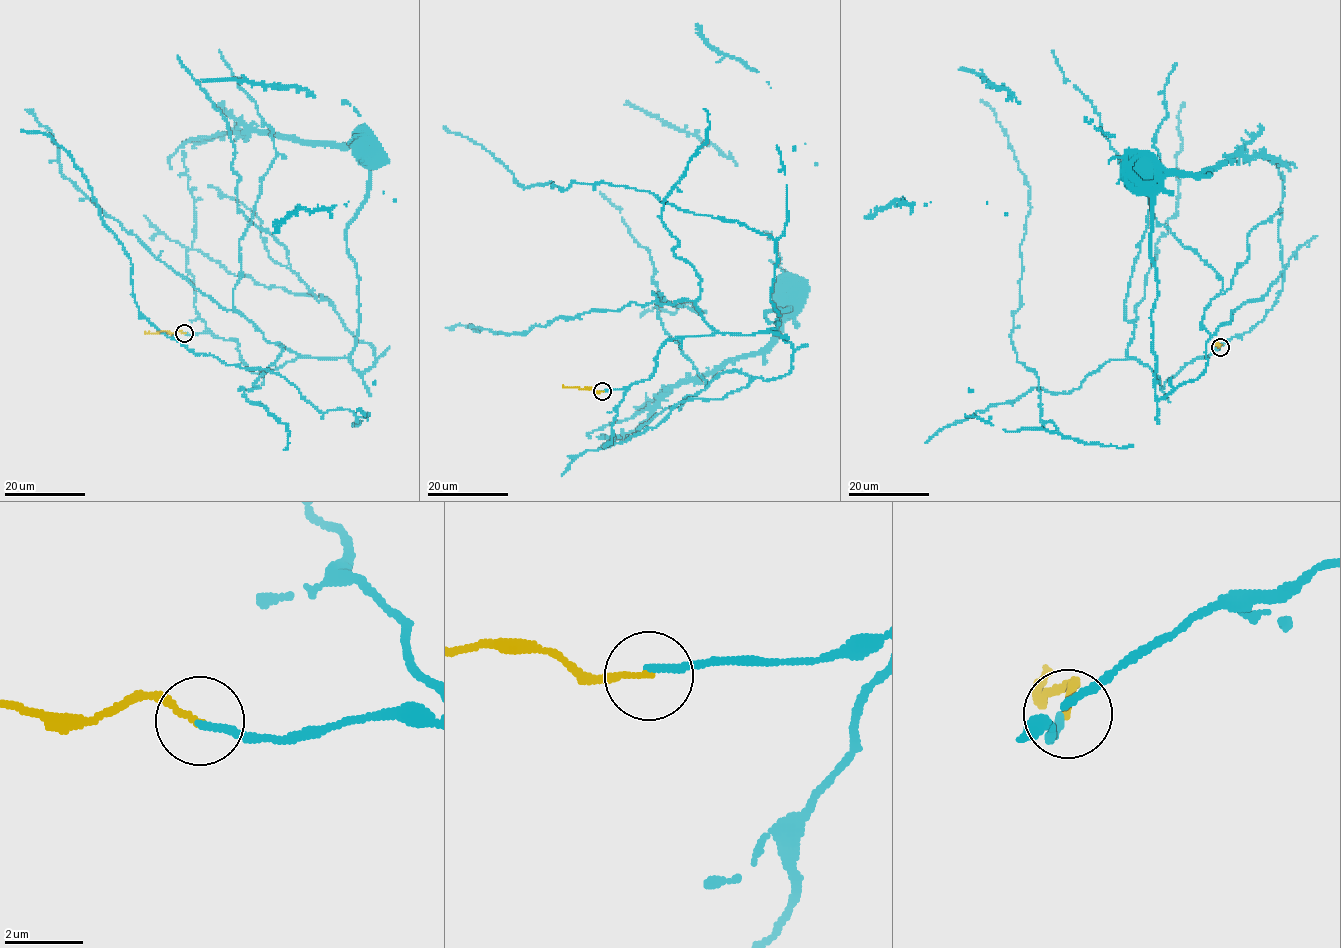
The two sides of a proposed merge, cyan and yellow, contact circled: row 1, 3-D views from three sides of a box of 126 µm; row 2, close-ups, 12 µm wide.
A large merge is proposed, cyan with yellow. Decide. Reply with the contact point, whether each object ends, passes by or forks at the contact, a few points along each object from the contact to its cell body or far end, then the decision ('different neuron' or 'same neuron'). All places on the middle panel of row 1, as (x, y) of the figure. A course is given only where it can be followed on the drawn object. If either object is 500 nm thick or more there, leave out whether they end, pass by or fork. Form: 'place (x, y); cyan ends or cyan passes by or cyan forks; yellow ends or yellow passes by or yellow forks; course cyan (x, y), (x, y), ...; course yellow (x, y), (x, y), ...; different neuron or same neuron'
place (602, 391); cyan ends; yellow ends; course cyan (603, 391), (647, 380), (667, 340), (775, 330), (777, 319), (767, 321), (765, 313), (789, 306), (786, 286); course yellow (603, 392), (562, 385); same neuron

